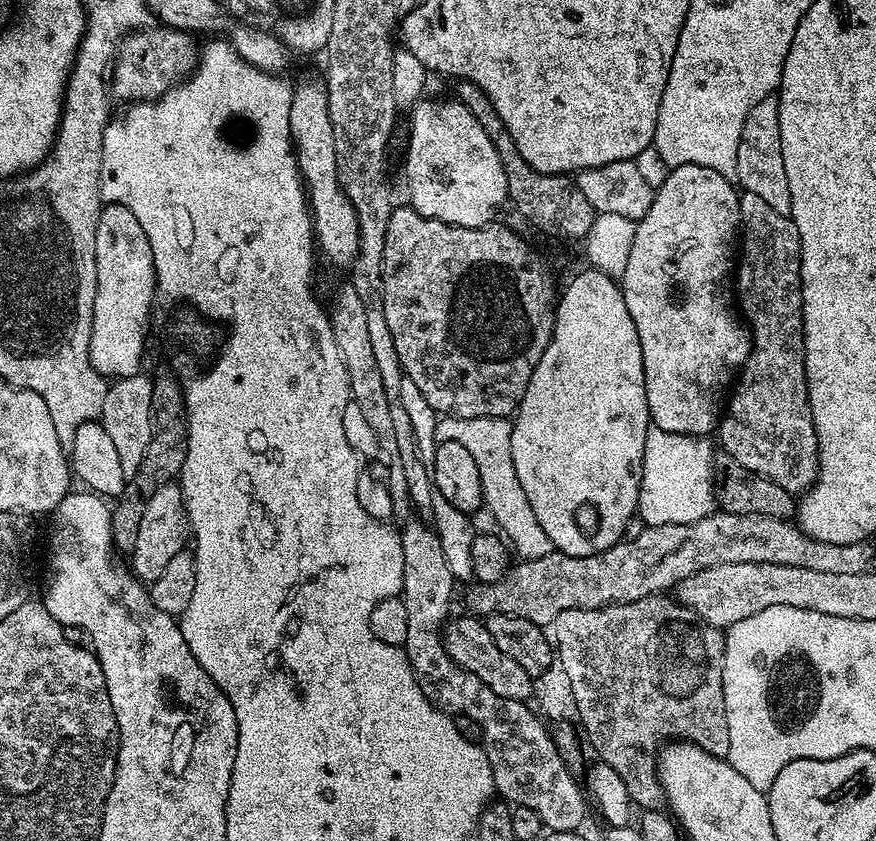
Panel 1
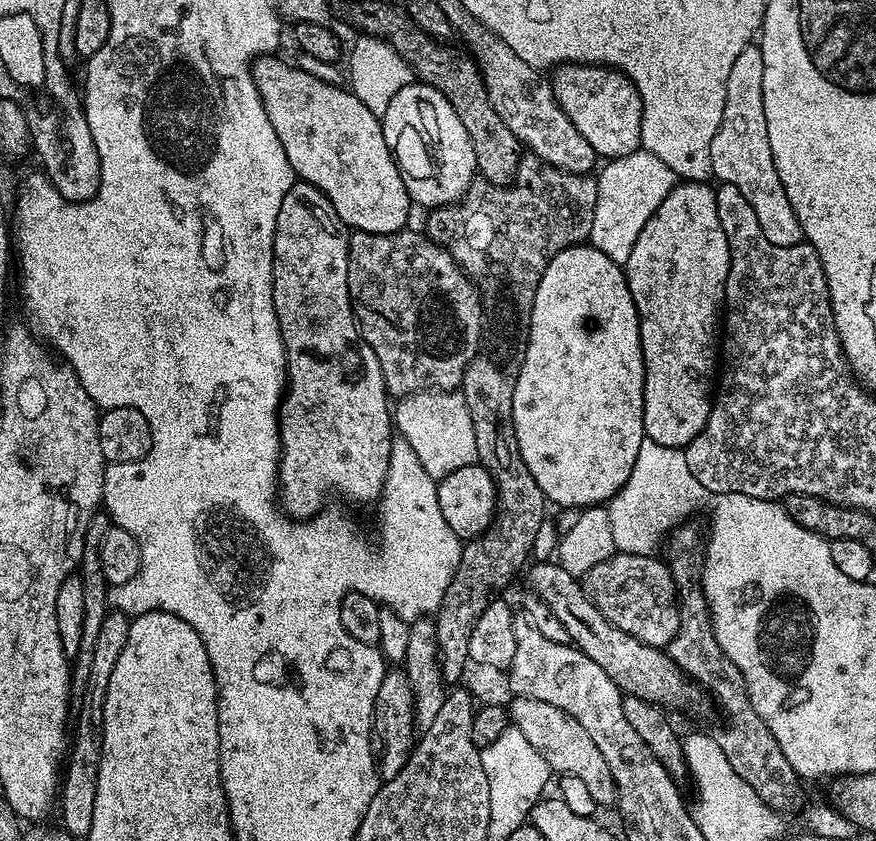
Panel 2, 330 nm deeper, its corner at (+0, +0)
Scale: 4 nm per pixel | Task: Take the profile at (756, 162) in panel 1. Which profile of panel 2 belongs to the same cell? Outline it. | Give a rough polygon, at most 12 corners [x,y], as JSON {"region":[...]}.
{"region":[[762,50],[734,58],[710,142],[720,184],[738,186],[766,242],[804,240],[774,170]]}

